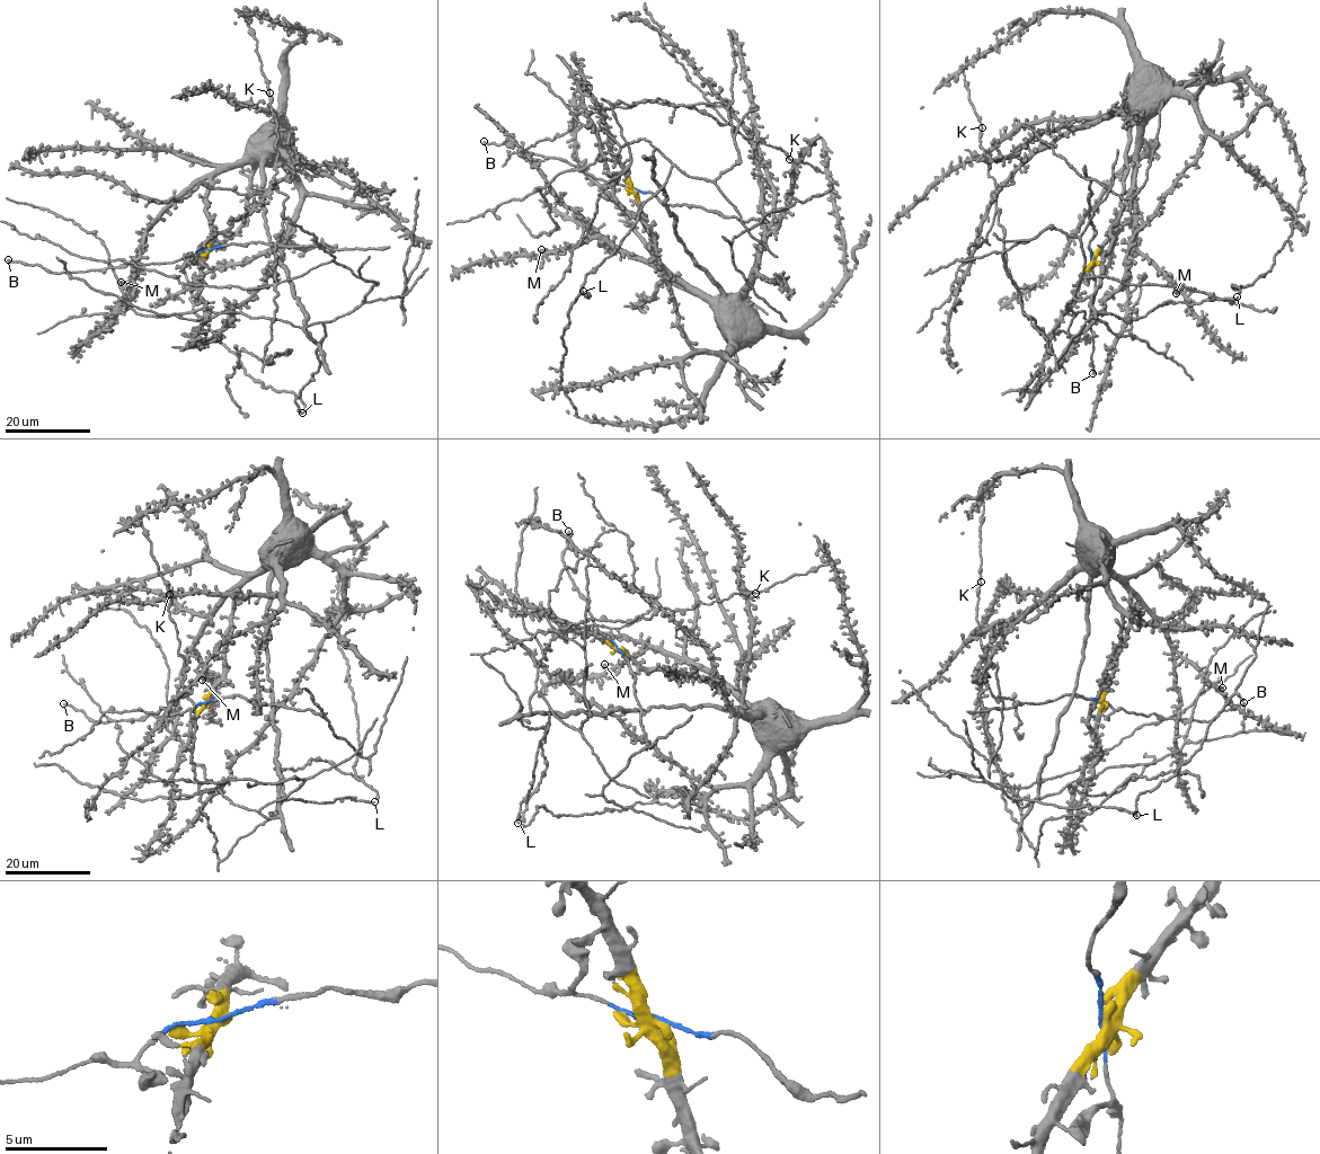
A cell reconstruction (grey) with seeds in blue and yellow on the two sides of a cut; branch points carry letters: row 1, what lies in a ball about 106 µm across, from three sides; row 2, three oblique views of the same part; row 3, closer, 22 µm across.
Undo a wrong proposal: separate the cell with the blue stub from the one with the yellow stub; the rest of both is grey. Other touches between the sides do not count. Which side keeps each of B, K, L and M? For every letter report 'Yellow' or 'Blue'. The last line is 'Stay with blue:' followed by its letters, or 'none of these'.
B: Blue
K: Yellow
L: Yellow
M: Yellow
Stay with blue: B

